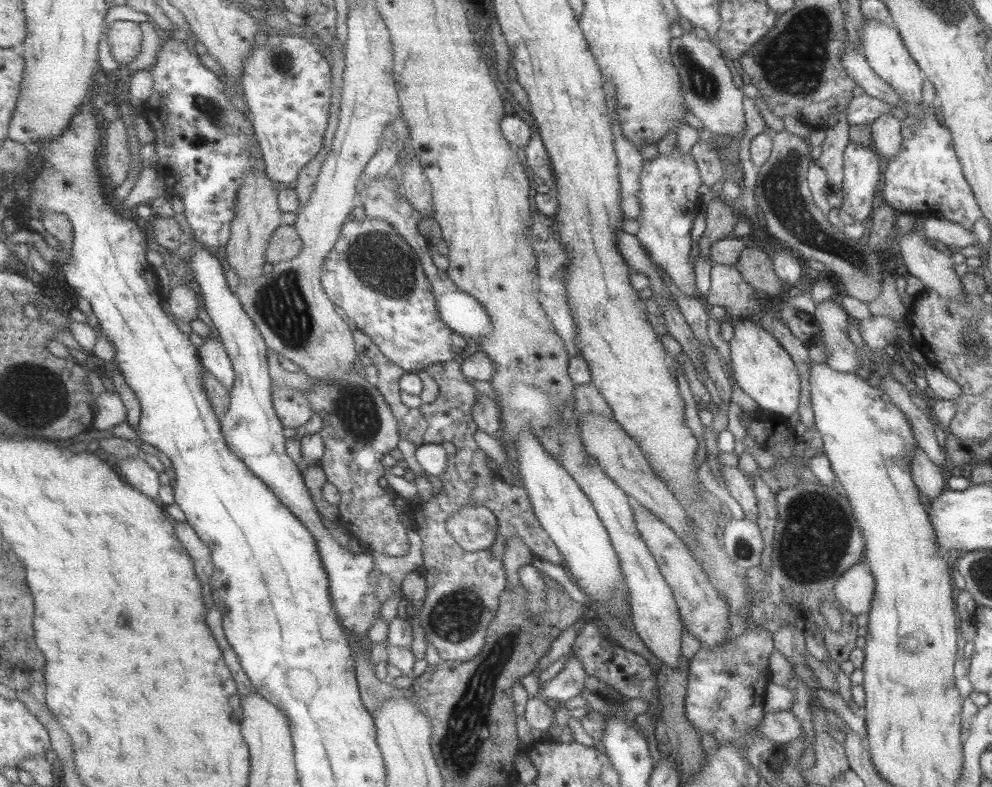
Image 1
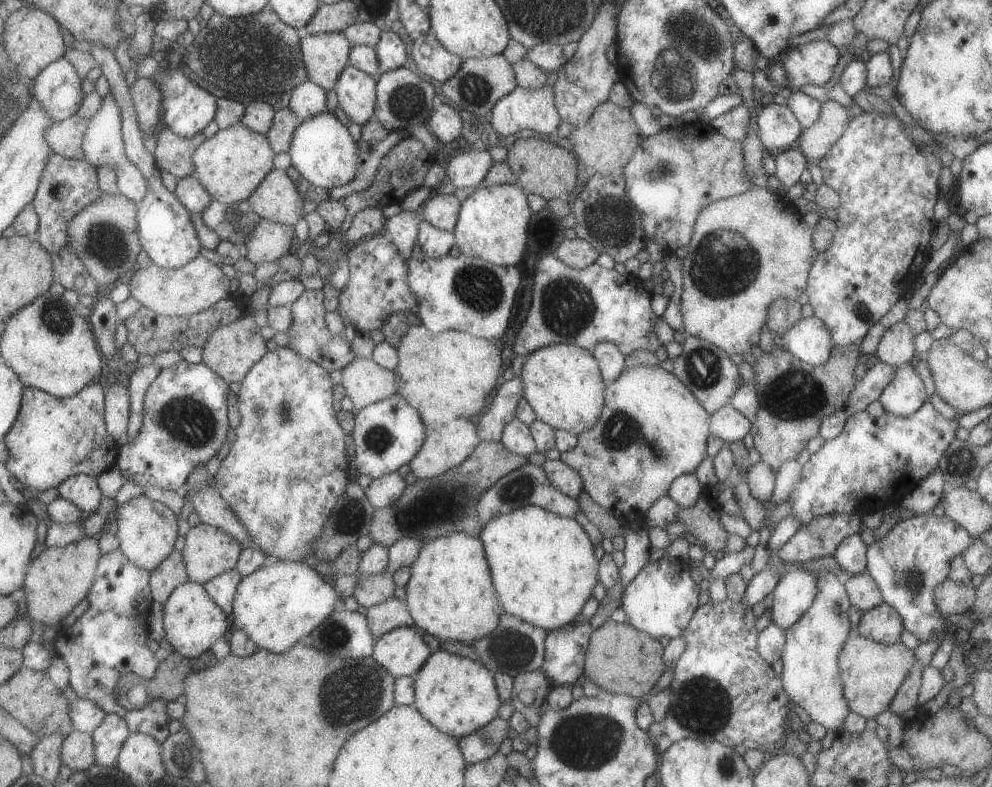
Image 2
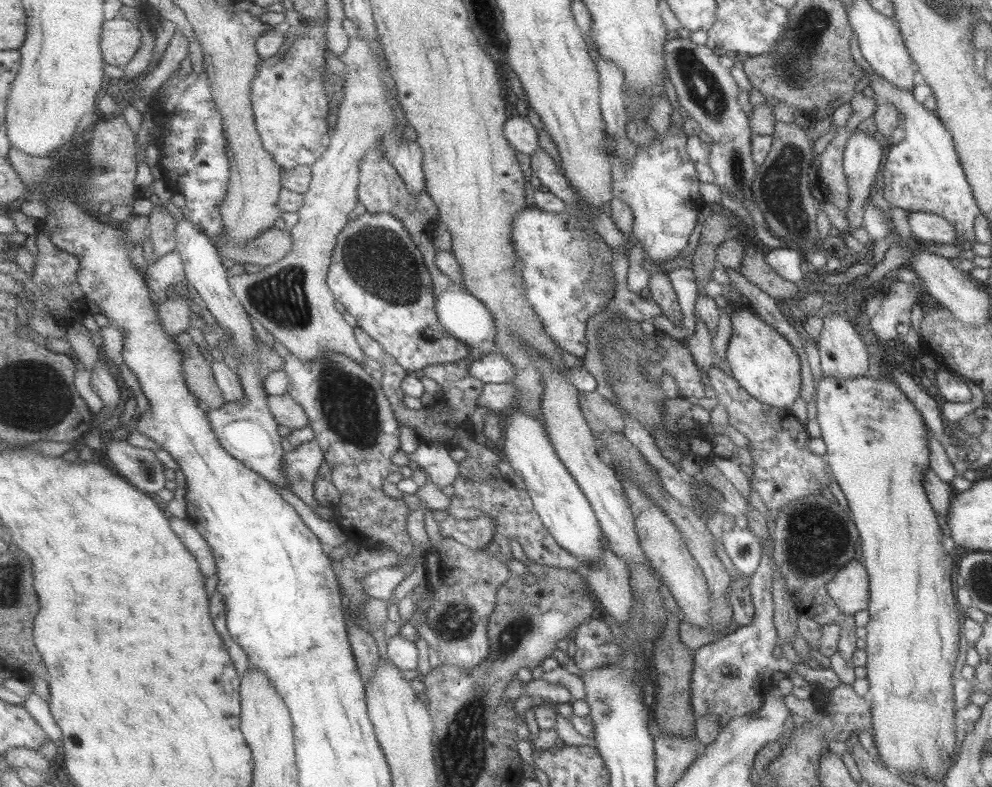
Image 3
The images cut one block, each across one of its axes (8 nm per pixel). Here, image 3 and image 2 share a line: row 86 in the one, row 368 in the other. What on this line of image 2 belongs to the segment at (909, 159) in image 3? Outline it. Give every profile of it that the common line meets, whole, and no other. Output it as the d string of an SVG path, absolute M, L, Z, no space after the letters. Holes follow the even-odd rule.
M875 360L867 368L862 380L855 384L844 402L843 410L847 416L851 413L863 411L867 404L873 402L881 394L883 388L893 378L894 368L879 360Z

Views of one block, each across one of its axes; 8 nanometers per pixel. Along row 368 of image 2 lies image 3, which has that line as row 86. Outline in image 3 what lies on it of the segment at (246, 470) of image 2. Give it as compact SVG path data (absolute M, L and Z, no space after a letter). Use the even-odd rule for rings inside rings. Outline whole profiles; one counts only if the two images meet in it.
M309 21L307 32L301 42L294 42L286 54L262 60L260 71L252 82L252 103L256 113L257 129L264 141L265 148L272 153L283 173L301 165L314 165L328 150L332 143L332 132L329 129L329 97L322 72L328 68L327 24Z

